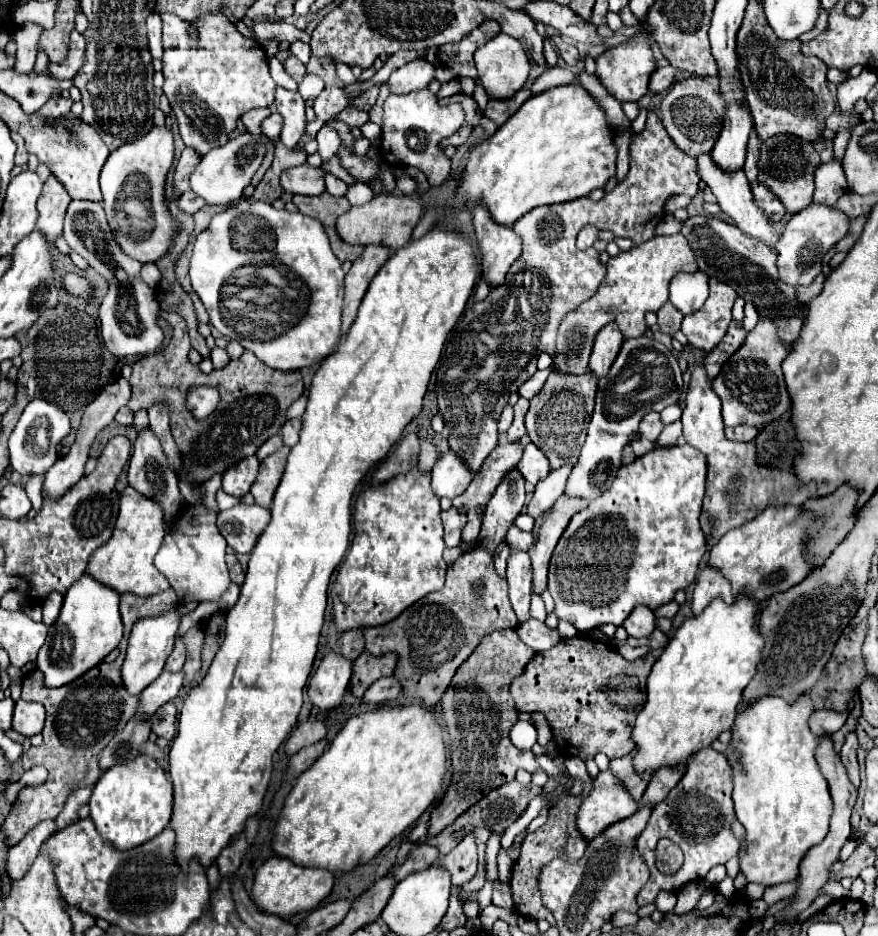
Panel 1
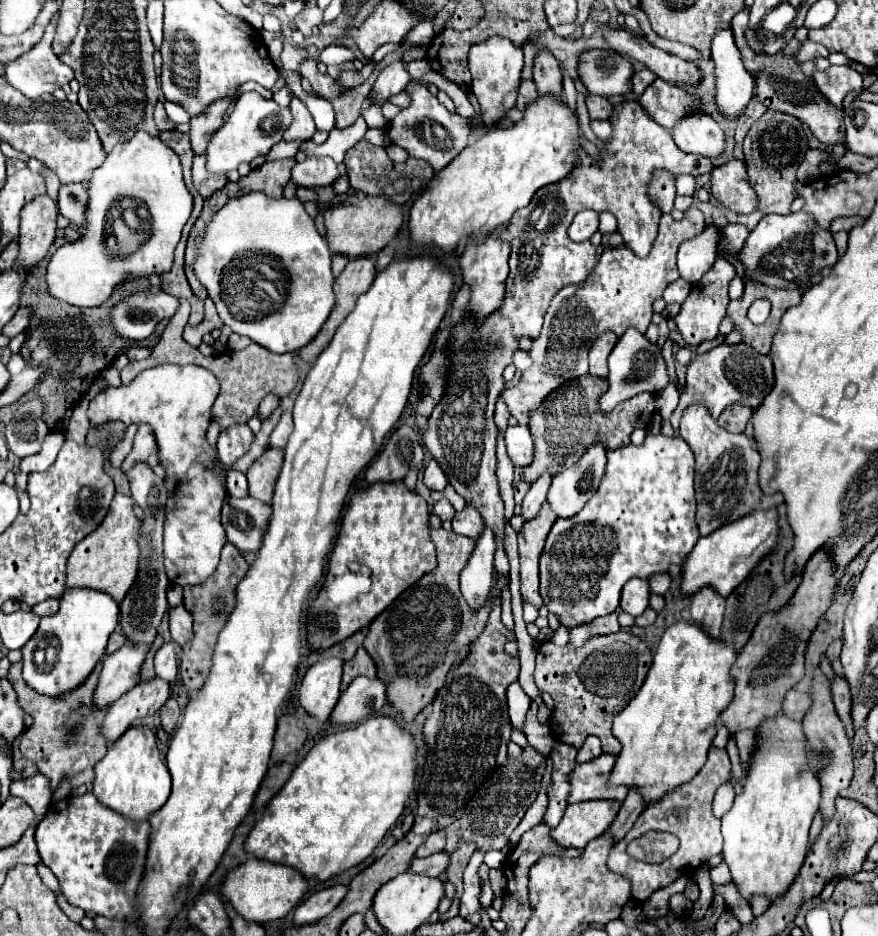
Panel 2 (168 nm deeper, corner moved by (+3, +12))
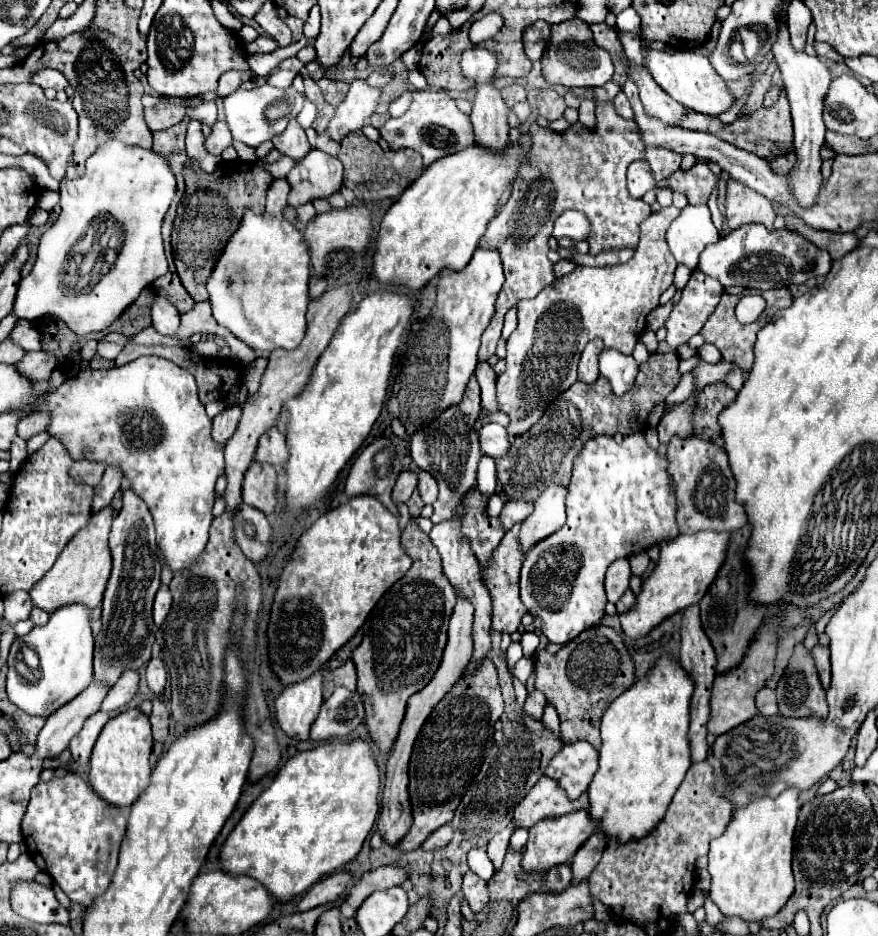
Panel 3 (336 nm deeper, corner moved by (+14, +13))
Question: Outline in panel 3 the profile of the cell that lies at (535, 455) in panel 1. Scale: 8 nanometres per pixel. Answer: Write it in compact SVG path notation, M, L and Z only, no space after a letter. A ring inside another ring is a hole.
M484 424L480 430L480 448L484 450L484 454L492 456L492 458L498 458L502 456L508 446L510 446L510 440L508 440L508 434L506 434L506 428L500 426L500 424Z

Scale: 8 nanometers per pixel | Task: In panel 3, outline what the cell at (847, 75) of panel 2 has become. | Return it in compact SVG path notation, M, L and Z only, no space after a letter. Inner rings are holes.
M780 8L778 18L780 18L778 40L772 46L772 54L774 54L774 60L780 68L780 72L782 72L786 94L788 94L788 100L792 106L794 148L796 148L796 164L794 164L792 172L788 172L788 186L790 186L790 192L794 194L800 208L812 208L816 204L820 184L822 184L820 148L824 144L824 134L826 134L826 126L822 122L822 104L824 104L824 94L828 90L832 74L816 56L808 56L806 52L794 50L794 46L790 44L788 26L784 22L784 10L782 8Z

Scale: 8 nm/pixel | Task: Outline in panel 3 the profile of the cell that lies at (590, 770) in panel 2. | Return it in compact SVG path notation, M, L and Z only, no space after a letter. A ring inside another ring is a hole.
M542 776L536 786L522 798L514 812L516 828L532 828L536 822L552 816L562 816L576 812L580 808L588 808L588 796L582 794L580 800L570 800L566 792L548 776Z

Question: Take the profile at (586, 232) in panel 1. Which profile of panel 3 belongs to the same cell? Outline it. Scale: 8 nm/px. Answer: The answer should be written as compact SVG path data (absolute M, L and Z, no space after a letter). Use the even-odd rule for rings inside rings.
M566 210L564 214L560 214L560 218L556 218L552 236L554 238L568 236L574 240L584 240L588 236L588 220L584 218L584 214L578 214L576 210Z

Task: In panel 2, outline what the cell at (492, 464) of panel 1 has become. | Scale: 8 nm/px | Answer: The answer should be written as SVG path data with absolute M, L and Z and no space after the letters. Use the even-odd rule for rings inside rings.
M465 507L463 511L455 513L453 517L453 531L459 533L459 535L467 535L471 539L477 539L479 533L483 531L483 517L479 515L479 511L471 509L471 507Z

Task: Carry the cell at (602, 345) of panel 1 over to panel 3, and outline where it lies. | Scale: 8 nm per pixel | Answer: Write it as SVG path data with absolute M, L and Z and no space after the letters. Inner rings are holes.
M594 340L594 342L590 342L584 348L580 364L578 364L578 380L580 382L592 384L592 382L598 380L598 376L600 376L600 372L598 372L598 358L600 358L602 350L604 350L604 344L600 340Z

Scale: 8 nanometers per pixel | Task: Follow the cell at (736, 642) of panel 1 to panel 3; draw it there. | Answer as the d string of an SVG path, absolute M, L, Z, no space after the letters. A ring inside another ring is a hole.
M662 656L660 662L640 678L630 690L620 694L602 718L602 748L600 748L600 768L588 786L588 814L592 820L600 822L606 838L620 838L620 842L630 842L632 838L642 838L652 830L660 818L664 818L672 794L676 794L686 770L690 768L690 744L688 744L688 724L690 724L690 698L694 682L682 670L678 662L670 656Z

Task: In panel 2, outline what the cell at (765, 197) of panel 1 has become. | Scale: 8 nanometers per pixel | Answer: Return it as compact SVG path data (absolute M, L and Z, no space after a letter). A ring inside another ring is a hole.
M731 159L725 165L719 165L711 171L711 193L719 203L735 213L753 213L759 209L759 199L747 183L747 165L743 161Z

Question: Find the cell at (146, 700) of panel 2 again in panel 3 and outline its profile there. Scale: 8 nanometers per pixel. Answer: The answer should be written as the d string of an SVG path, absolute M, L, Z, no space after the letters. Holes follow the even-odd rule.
M96 712L92 714L84 728L72 738L70 742L70 752L72 752L72 762L78 766L78 768L86 768L88 766L88 760L90 760L90 754L92 754L92 748L94 748L94 742L100 734L100 730L104 728L104 724L108 722L108 714L106 712Z

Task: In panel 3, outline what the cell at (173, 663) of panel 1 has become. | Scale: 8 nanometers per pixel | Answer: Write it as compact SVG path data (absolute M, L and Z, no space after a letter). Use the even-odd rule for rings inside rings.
M154 656L148 666L146 666L146 682L148 682L148 688L160 696L164 692L164 686L166 686L166 670L164 670L164 662Z

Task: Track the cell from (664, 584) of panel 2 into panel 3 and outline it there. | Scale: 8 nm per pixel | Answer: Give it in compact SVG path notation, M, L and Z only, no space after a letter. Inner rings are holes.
M644 552L644 554L634 554L634 556L630 558L630 566L632 566L632 572L634 572L636 576L644 576L646 570L648 570L648 564L650 564L650 558L648 558L646 552Z

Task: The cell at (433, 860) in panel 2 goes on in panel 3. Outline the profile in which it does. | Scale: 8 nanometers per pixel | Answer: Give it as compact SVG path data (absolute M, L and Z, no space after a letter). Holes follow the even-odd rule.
M384 866L384 868L376 868L366 872L354 886L352 890L348 890L348 894L344 896L342 904L340 904L340 914L342 918L352 918L356 914L356 910L360 908L360 904L376 890L384 890L384 888L392 888L396 884L402 884L408 878L408 874L398 868L398 866Z

